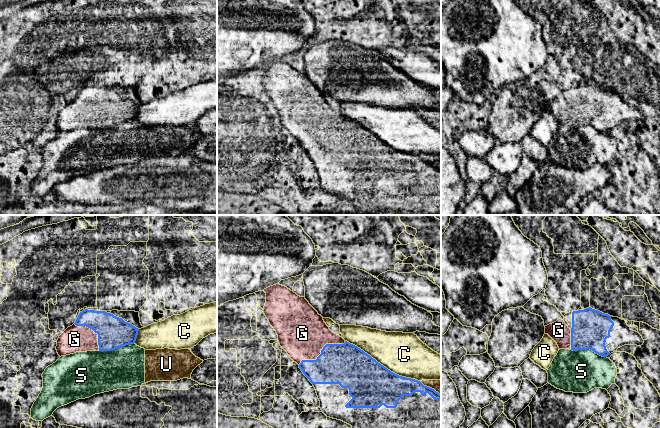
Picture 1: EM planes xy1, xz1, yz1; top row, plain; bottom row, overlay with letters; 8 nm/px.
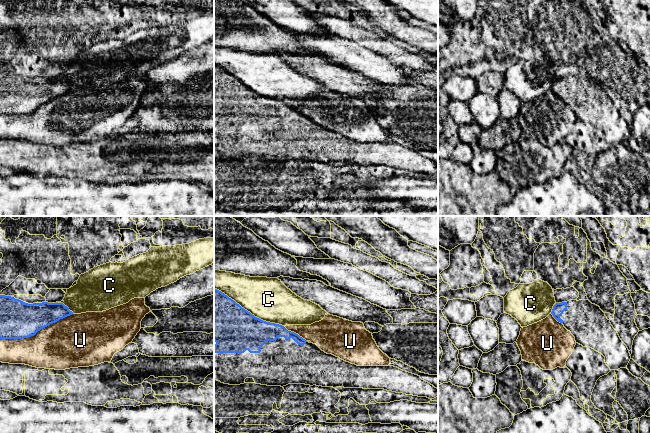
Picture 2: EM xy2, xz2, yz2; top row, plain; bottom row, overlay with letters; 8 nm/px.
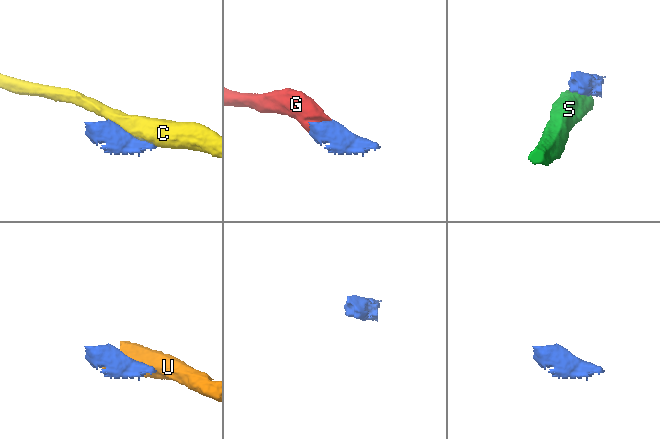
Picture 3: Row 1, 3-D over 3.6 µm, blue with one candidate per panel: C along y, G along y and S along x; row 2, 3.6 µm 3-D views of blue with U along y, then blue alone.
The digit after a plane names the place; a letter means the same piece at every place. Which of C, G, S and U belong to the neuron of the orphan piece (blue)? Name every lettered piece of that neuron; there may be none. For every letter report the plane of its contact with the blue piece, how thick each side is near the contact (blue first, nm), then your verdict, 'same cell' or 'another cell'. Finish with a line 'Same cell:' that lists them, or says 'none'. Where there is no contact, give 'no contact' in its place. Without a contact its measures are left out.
C: xz1 | 360/340 nm | another cell
G: xz1 | 340/400 nm | same cell
S: yz1 | 300/340 nm | another cell
U: xy2 | 300/380 nm | another cell
Same cell: G

